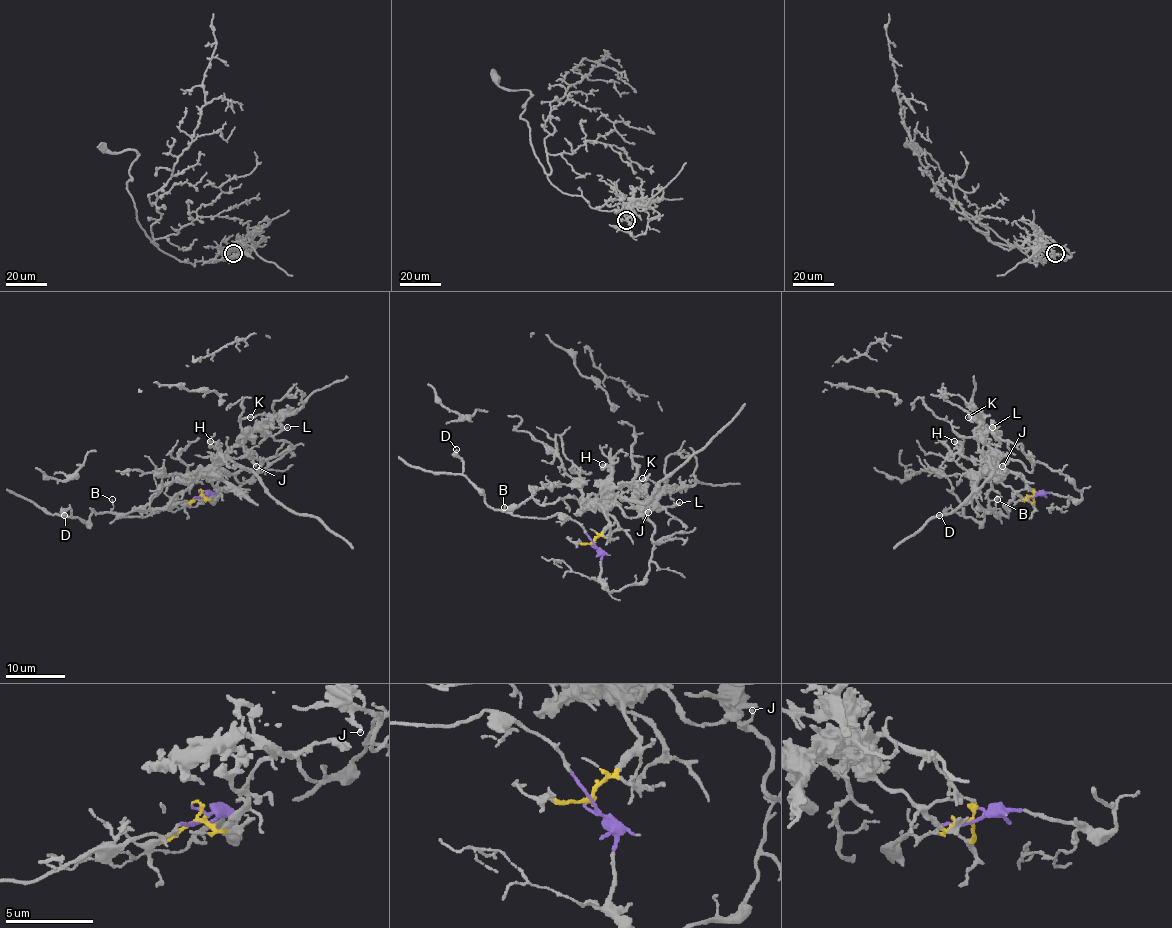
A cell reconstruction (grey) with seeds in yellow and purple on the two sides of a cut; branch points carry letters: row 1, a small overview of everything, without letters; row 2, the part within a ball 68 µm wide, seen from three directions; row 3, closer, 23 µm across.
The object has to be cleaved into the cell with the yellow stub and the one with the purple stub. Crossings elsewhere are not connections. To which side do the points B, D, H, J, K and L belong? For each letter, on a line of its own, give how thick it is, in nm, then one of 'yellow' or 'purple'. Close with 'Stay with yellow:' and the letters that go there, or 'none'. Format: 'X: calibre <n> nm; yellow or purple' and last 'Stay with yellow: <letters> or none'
B: calibre 110 nm; purple
D: calibre 180 nm; purple
H: calibre 130 nm; yellow
J: calibre 120 nm; yellow
K: calibre 120 nm; yellow
L: calibre 130 nm; yellow
Stay with yellow: H, J, K, L

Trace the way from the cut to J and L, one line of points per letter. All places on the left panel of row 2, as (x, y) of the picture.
J: (200, 490), (209, 499), (217, 489), (213, 477), (234, 447), (243, 446), (256, 466)
L: (200, 490), (209, 499), (217, 489), (213, 477), (225, 456), (252, 431), (269, 435), (287, 426)

